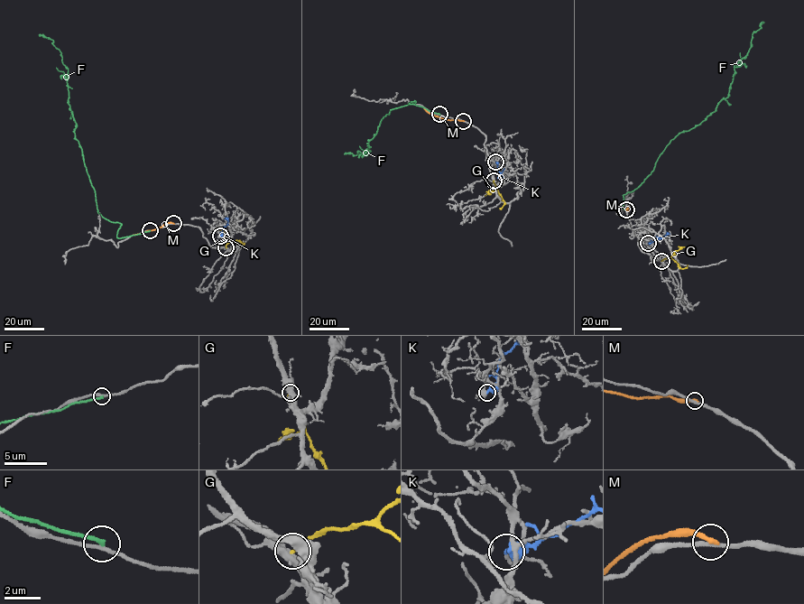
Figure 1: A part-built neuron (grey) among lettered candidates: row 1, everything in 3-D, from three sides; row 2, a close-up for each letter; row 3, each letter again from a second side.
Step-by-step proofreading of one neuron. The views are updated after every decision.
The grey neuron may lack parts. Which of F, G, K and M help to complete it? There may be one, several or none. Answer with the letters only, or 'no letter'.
no letter

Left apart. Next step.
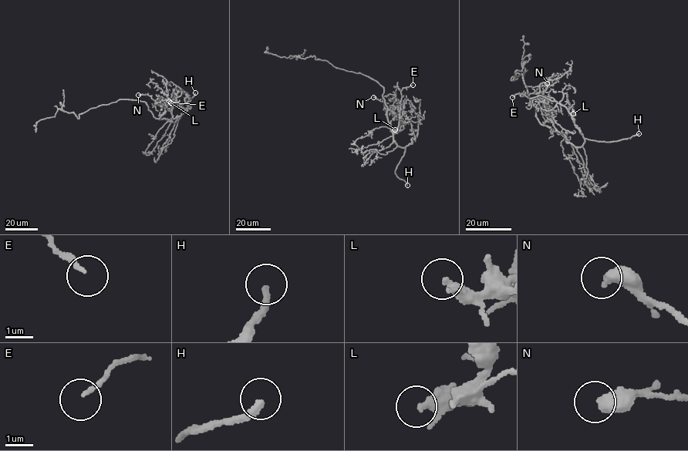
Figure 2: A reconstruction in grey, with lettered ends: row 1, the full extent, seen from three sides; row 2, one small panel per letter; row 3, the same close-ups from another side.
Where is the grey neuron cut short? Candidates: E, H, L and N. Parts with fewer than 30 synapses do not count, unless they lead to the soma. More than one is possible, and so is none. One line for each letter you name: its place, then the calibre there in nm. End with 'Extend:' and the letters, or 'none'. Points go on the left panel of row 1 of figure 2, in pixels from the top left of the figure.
H: (195, 92) | 240 nm
Extend: H

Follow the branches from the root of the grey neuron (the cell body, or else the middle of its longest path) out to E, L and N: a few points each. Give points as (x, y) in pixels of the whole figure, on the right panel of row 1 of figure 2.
E: (527, 94), (536, 108), (539, 122), (560, 132), (565, 139), (565, 136), (524, 95), (517, 93), (512, 97)
L: (527, 94), (539, 122), (560, 132), (568, 141), (579, 147), (584, 136), (560, 102), (565, 93), (573, 113)
N: (527, 94), (542, 124), (548, 108), (538, 93), (533, 93), (541, 86), (548, 86), (547, 83)

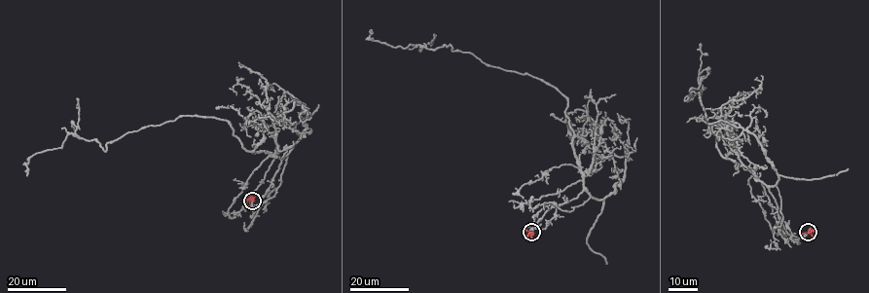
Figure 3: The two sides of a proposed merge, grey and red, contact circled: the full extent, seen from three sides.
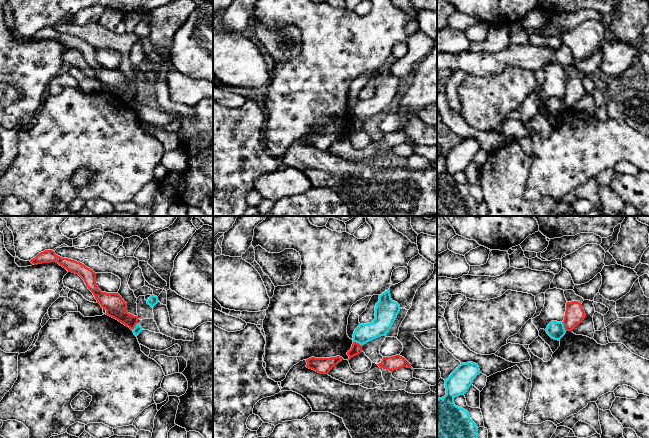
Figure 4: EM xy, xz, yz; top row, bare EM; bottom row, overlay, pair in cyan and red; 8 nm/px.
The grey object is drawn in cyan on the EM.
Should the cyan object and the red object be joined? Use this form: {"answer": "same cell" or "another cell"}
{"answer": "another cell"}

